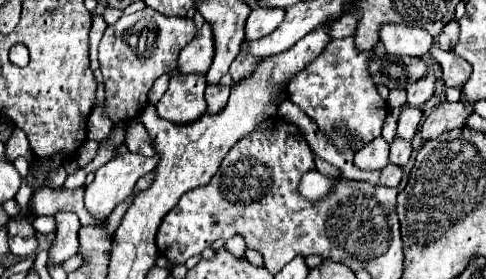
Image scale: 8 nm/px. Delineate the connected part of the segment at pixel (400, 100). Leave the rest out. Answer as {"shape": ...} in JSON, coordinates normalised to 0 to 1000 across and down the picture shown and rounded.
{"shape":[[[807,319],[800,326],[796,373],[807,384],[819,384],[837,369],[837,337],[831,319]]]}

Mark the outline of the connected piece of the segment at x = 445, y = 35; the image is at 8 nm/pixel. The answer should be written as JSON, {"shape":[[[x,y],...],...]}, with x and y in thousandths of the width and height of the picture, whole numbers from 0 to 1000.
{"shape":[[[926,75],[926,90],[918,90],[918,104],[909,104],[901,147],[905,147],[905,176],[922,183],[926,147],[934,147],[934,154],[942,147],[942,75]]]}

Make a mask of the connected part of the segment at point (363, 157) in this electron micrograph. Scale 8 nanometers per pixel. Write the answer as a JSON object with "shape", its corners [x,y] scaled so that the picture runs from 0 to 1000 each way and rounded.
{"shape":[[[778,491],[778,505],[765,505],[749,534],[733,548],[733,591],[741,606],[782,606],[798,584],[798,513]]]}

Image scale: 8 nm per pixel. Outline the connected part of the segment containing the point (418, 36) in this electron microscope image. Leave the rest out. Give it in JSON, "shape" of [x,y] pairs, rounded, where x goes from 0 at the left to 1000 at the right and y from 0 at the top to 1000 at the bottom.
{"shape":[[[798,82],[782,104],[782,140],[807,204],[881,204],[889,168],[889,125],[877,104]]]}

